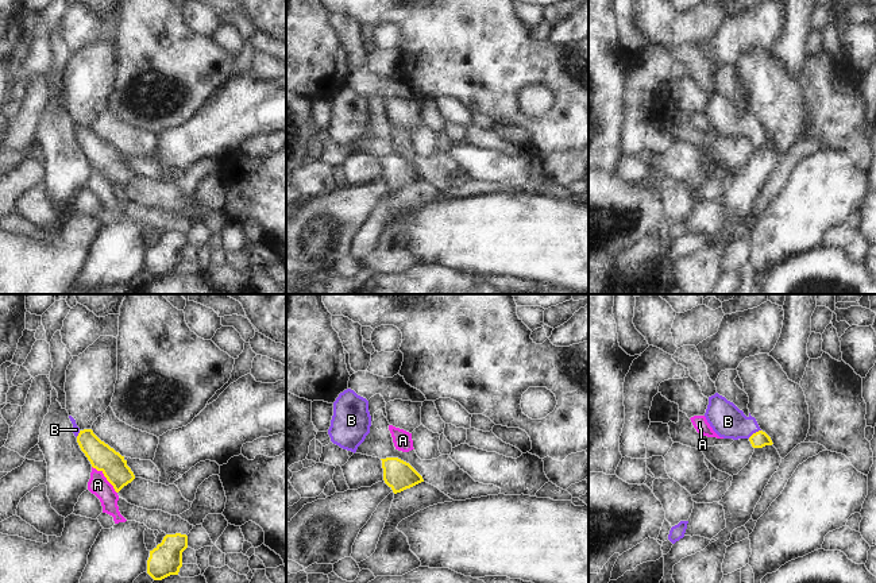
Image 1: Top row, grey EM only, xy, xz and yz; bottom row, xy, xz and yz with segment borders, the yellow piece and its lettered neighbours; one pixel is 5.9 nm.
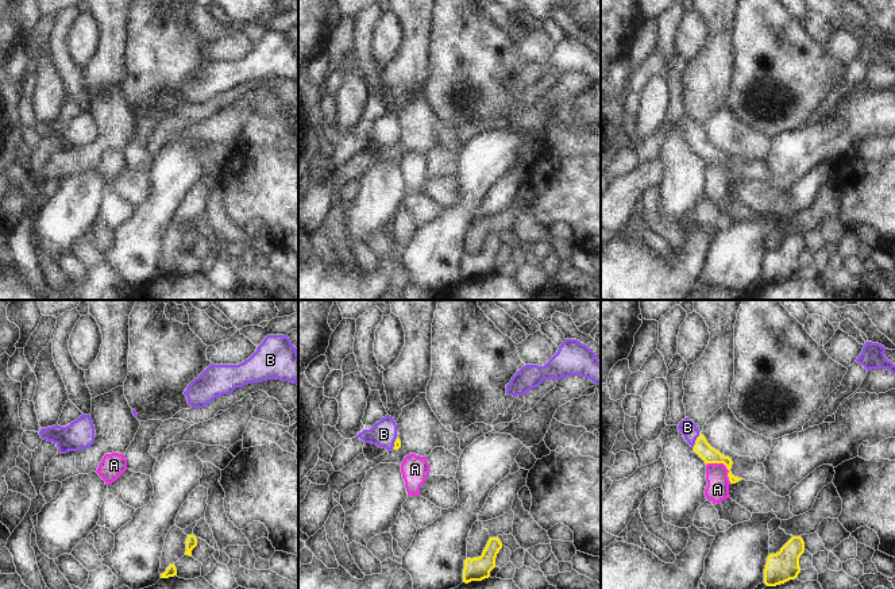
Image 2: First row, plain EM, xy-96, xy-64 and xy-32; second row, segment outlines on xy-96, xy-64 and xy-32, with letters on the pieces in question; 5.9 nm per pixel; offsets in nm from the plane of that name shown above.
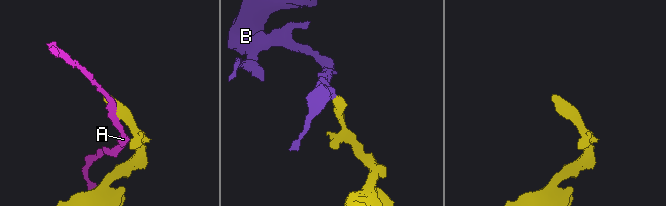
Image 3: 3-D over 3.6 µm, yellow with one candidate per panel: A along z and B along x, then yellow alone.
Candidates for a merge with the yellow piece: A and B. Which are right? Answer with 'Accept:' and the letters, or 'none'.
Accept: B

